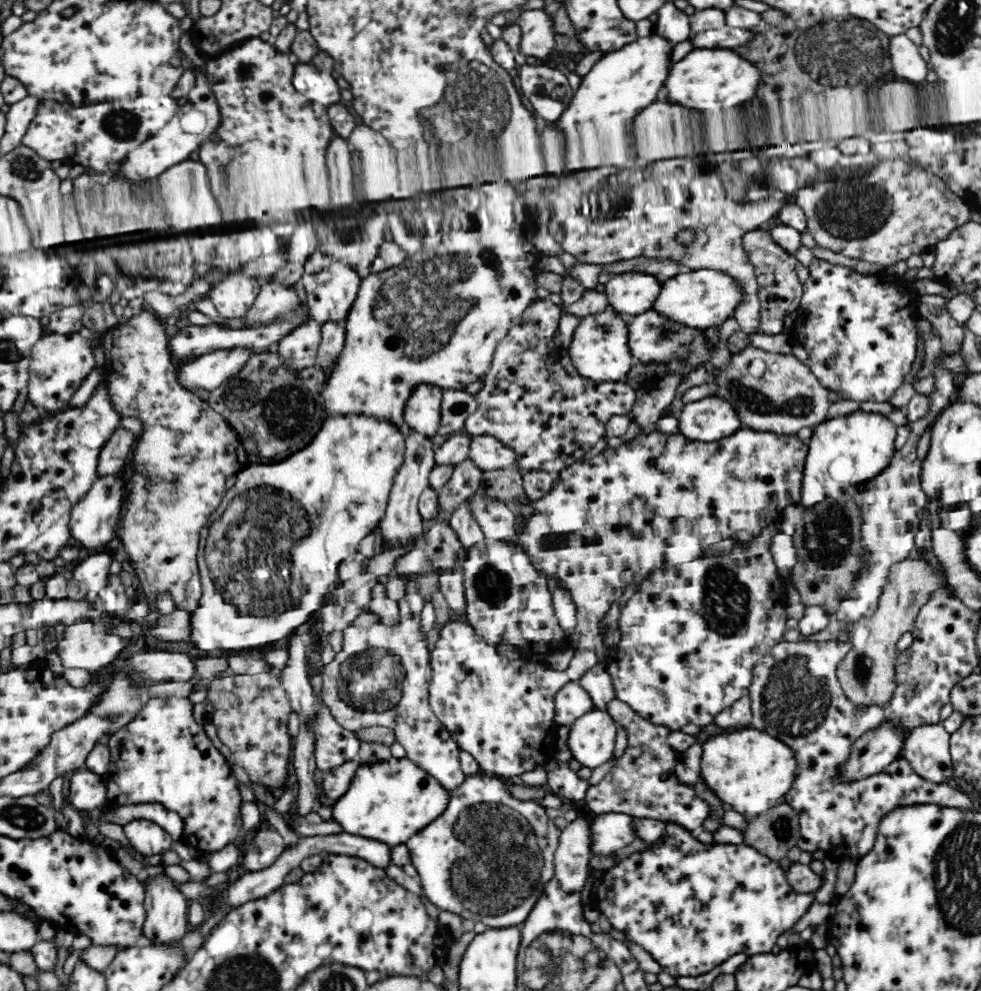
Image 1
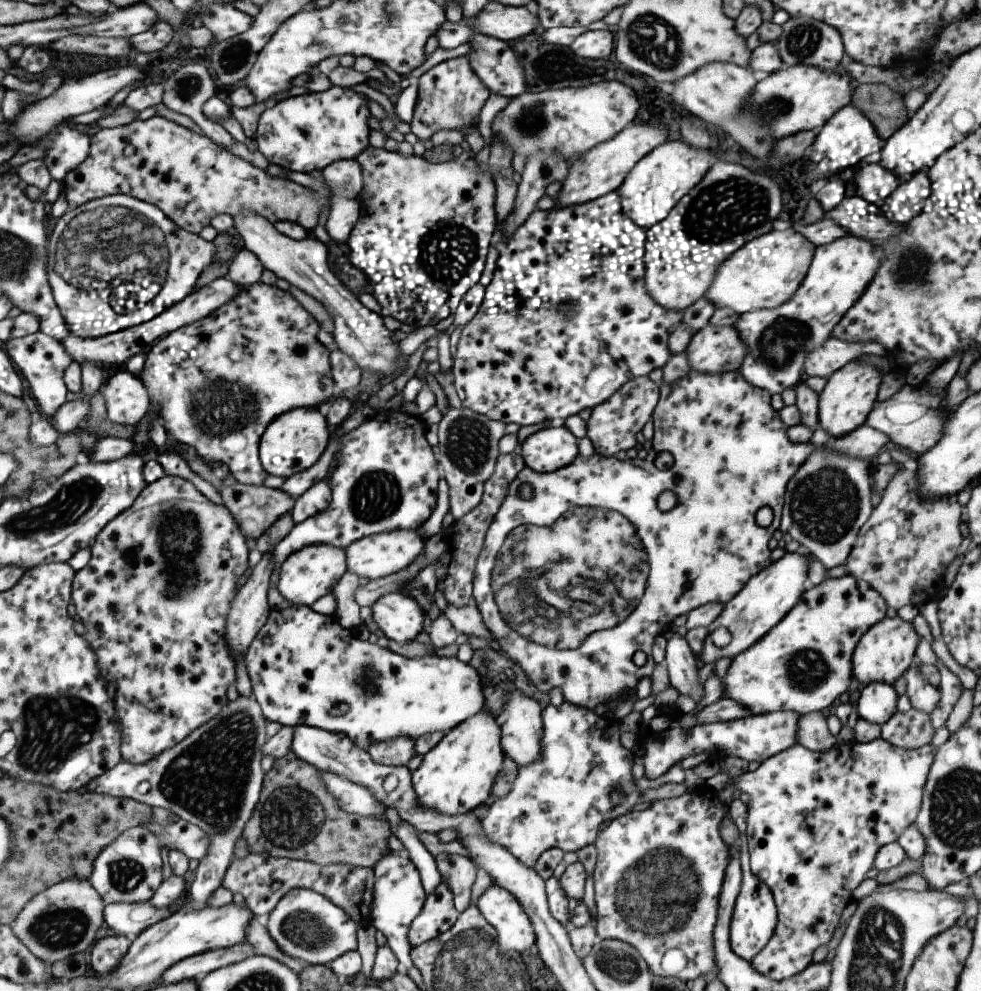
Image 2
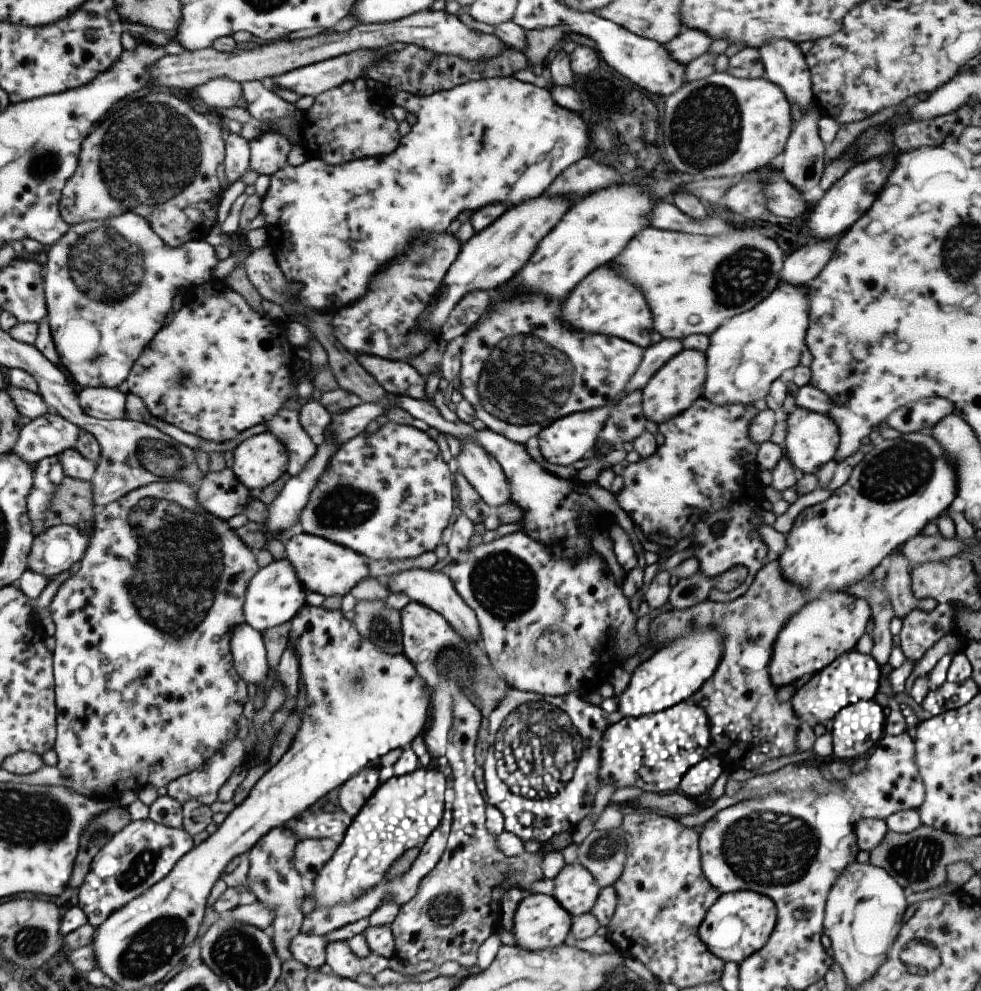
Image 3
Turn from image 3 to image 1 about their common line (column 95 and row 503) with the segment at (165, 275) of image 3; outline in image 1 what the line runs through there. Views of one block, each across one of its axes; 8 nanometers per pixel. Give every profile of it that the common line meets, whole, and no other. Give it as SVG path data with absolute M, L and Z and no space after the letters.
M354 416L350 418L328 418L316 438L304 450L288 456L286 460L280 462L269 462L268 464L248 464L237 474L235 485L226 492L226 499L223 500L214 516L209 520L204 530L203 540L200 541L197 554L197 565L199 566L199 577L201 578L201 597L198 608L192 612L191 620L191 641L195 644L194 648L200 650L222 650L228 654L242 654L251 650L262 650L264 646L270 646L278 640L290 639L296 635L296 630L310 621L317 618L322 606L325 605L327 594L339 585L338 567L345 558L360 552L360 541L379 526L382 516L386 513L389 494L393 487L394 477L398 470L402 468L406 452L406 438L395 426L389 422L384 422L381 418L371 416Z

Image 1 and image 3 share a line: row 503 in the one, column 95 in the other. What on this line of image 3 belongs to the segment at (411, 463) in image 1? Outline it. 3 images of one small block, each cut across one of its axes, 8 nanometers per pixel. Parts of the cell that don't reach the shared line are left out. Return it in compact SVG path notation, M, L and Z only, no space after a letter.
M84 387L76 396L81 411L93 419L125 419L123 389Z

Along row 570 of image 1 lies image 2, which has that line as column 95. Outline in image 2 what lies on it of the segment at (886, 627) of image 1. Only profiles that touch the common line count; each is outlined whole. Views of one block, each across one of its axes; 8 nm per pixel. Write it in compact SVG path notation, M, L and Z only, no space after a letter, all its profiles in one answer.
M65 879L33 895L33 898L23 905L10 927L18 941L21 941L33 956L51 965L75 953L88 951L95 940L97 928L104 921L104 905L88 879Z

